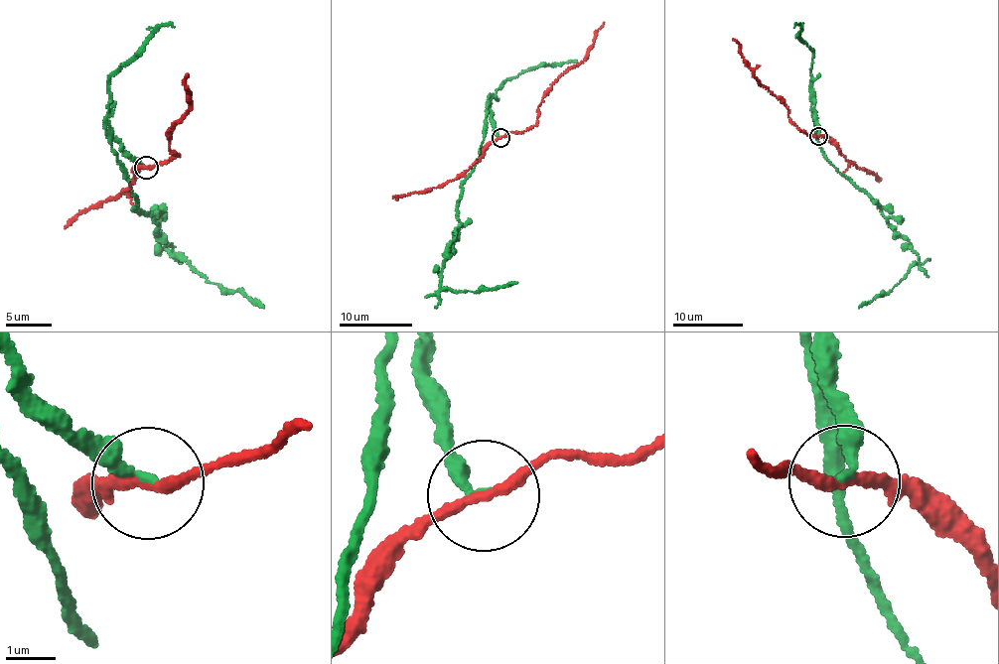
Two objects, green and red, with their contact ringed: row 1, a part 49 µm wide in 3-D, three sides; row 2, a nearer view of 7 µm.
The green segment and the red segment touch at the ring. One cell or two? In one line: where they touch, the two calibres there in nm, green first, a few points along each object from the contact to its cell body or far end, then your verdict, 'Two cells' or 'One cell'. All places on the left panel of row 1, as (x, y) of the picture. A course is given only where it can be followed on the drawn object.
Place: (146, 167). Thickness 260 nm (green) against 200 nm. Course of green: (147, 167), (117, 154), (135, 207), (154, 216), (172, 251), (209, 281), (243, 292), (264, 308). Course of red: (147, 167), (177, 155), (169, 148), (167, 132), (189, 109), (187, 74). Two cells

